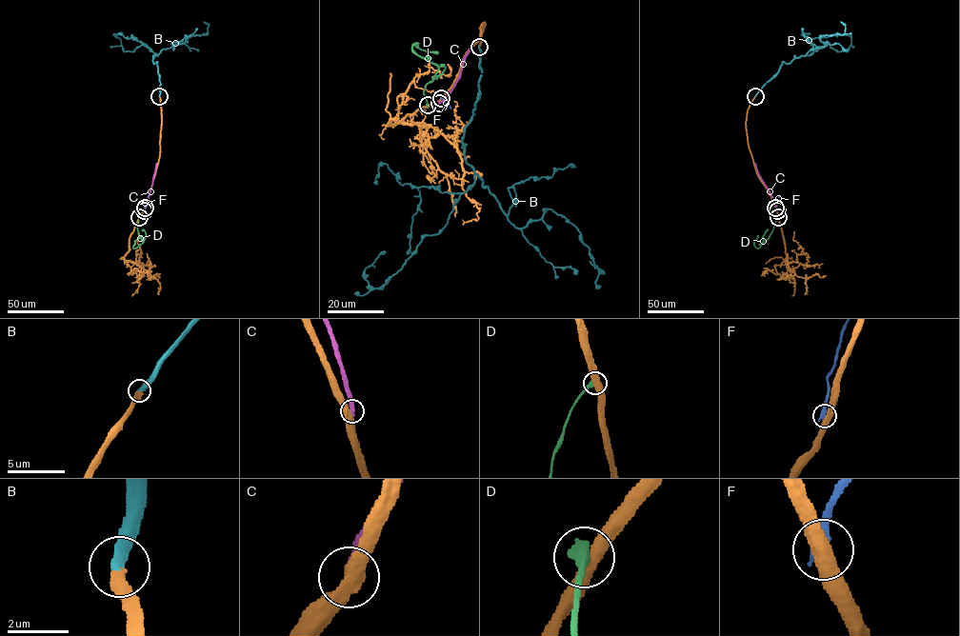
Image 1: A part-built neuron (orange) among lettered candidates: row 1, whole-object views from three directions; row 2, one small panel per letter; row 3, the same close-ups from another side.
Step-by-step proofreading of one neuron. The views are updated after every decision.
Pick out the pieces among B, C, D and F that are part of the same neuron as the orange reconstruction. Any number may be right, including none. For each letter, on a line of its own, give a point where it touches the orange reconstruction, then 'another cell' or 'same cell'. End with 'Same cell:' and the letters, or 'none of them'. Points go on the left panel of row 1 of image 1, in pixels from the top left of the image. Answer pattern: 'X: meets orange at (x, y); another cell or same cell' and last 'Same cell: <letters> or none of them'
B: meets orange at (159, 96); same cell
C: meets orange at (144, 210); another cell
D: meets orange at (139, 217); another cell
F: meets orange at (145, 208); another cell
Same cell: B

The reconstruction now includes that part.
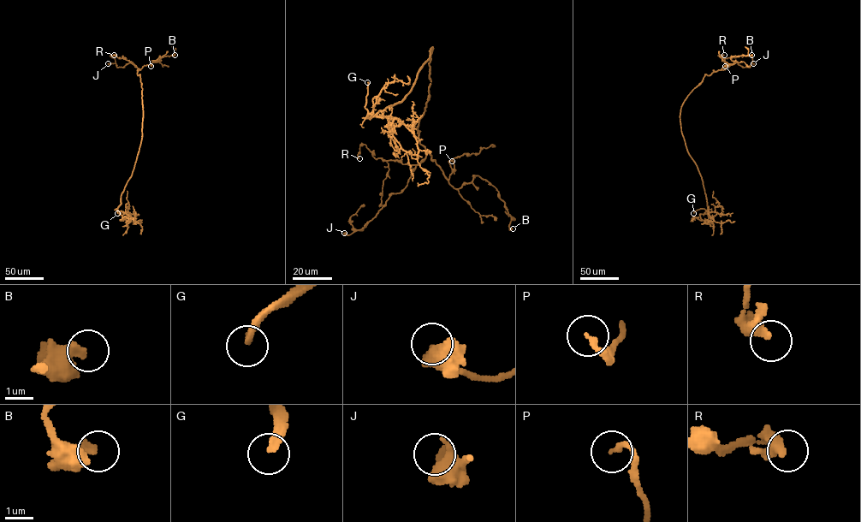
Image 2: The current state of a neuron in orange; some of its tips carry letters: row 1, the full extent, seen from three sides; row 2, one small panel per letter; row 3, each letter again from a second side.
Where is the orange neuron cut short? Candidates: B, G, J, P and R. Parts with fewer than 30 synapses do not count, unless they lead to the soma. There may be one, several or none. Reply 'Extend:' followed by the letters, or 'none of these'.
Extend: G

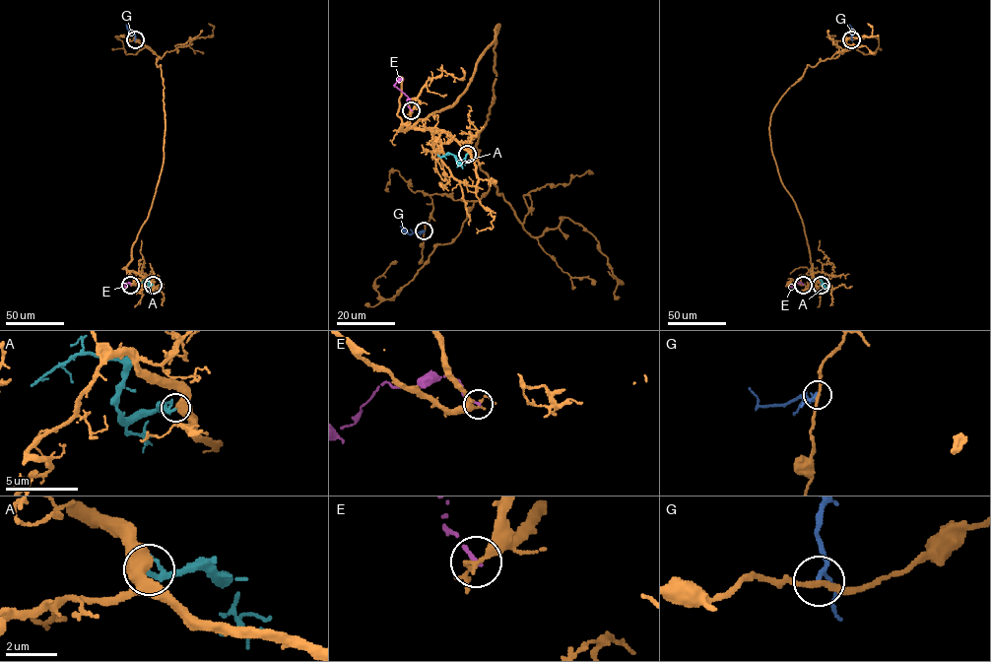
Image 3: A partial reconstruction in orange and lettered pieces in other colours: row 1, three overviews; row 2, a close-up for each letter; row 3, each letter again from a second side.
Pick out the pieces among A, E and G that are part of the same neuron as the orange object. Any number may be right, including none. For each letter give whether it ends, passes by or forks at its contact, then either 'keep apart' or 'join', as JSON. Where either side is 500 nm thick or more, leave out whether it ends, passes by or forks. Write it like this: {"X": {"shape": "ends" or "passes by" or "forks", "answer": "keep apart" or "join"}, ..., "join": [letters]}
{"A": {"answer": "join"}, "E": {"shape": "ends", "answer": "keep apart"}, "G": {"shape": "passes by", "answer": "keep apart"}, "join": ["A"]}

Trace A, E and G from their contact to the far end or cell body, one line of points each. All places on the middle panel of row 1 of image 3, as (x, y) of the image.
A: (467, 154), (458, 162), (454, 155), (437, 154)
E: (412, 110), (408, 97), (394, 86), (403, 78)
G: (424, 231), (408, 233), (400, 226)

